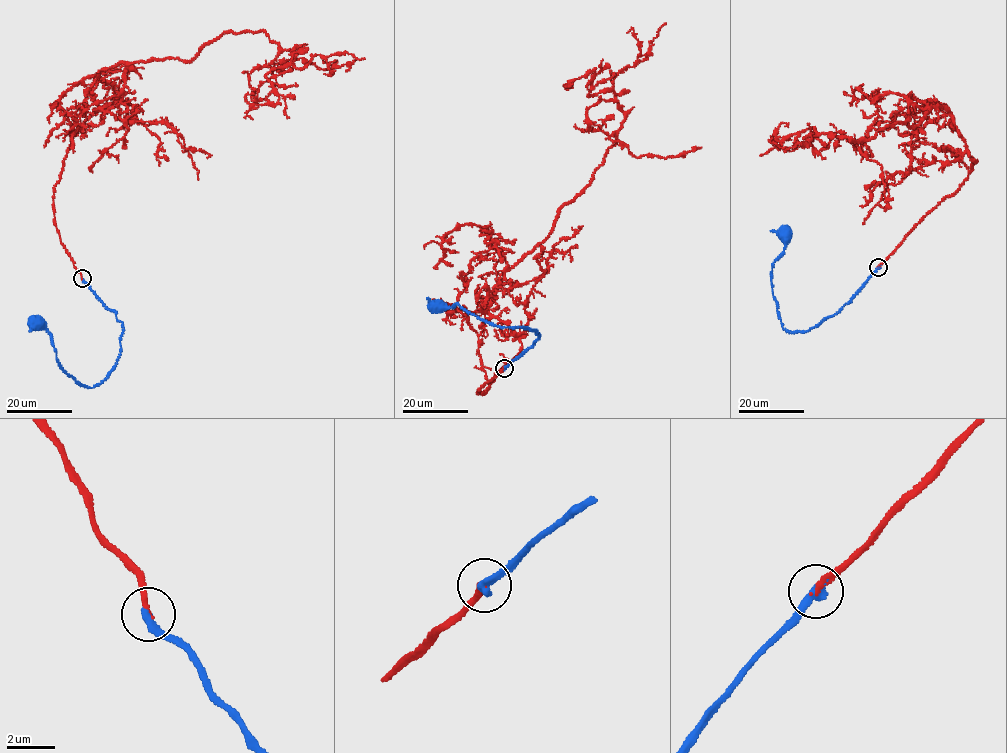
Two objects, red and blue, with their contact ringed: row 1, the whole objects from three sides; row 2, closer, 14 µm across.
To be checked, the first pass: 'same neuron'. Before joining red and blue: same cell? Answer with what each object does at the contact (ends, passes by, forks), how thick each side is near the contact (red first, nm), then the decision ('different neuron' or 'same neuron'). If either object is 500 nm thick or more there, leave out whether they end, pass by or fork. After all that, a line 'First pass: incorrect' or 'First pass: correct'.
red ends; blue ends; calibres 260 and 400 nm; same neuron
First pass: correct

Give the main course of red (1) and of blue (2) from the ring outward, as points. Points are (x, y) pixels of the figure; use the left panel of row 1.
1: (82, 278), (52, 204), (117, 100), (98, 73), (263, 30), (295, 51), (278, 101), (254, 94)
2: (82, 278), (115, 312), (124, 330), (117, 359), (99, 384), (85, 386), (63, 369), (51, 336), (38, 322)

